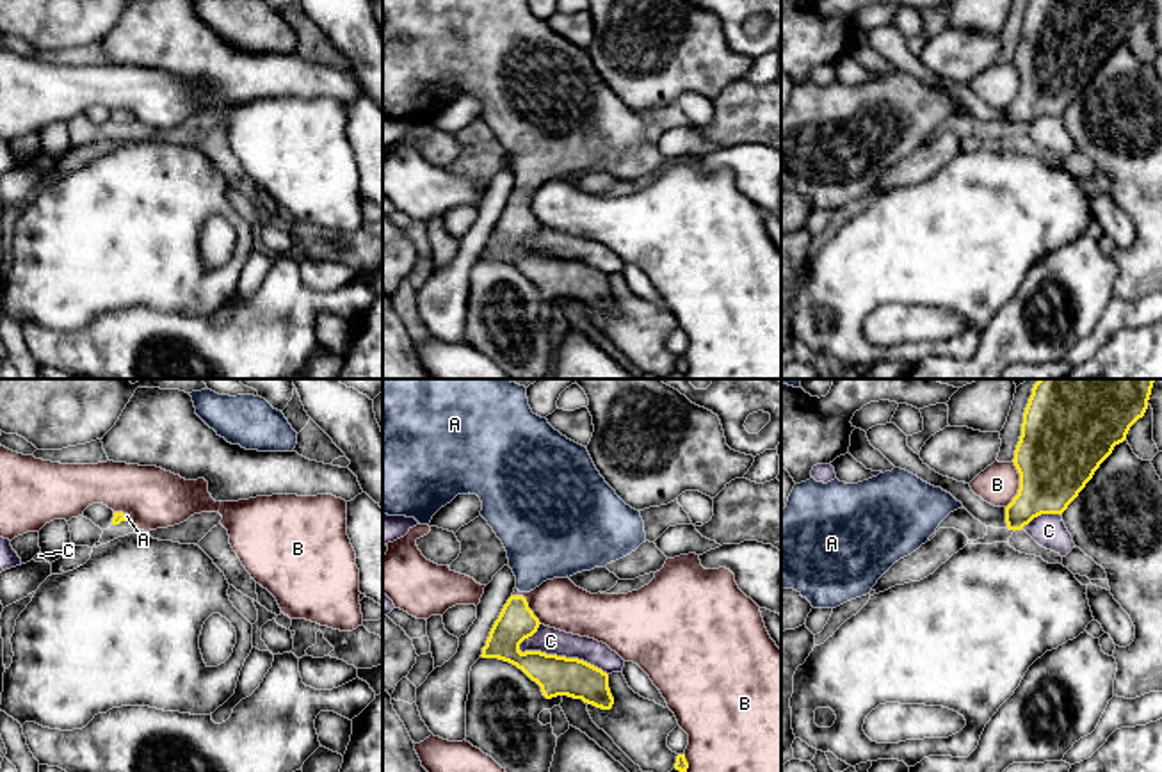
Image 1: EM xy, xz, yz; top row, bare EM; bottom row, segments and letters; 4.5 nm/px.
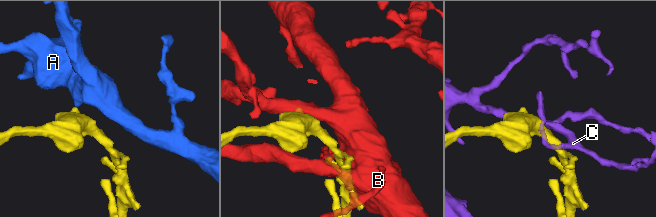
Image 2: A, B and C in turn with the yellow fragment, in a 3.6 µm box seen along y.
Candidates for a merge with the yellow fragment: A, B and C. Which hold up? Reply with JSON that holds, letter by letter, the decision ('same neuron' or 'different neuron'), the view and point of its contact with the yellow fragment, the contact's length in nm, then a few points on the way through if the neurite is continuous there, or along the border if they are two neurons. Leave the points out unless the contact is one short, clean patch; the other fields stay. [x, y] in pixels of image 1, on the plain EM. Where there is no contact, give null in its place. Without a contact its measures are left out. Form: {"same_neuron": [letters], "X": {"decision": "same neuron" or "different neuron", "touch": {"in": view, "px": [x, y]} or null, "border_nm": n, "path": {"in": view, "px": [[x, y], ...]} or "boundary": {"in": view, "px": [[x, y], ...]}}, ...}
{"same_neuron": ["A"], "A": {"decision": "same neuron", "touch": {"in": "xy", "px": [125, 120]}, "border_nm": 40, "path": {"in": "xy", "px": [[118, 118], [125, 120], [127, 118]]}}, "B": {"decision": "different neuron", "touch": {"in": "yz", "px": [1020, 86]}, "border_nm": 220}, "C": {"decision": "different neuron", "touch": {"in": "xz", "px": [561, 258]}, "border_nm": 440}}

